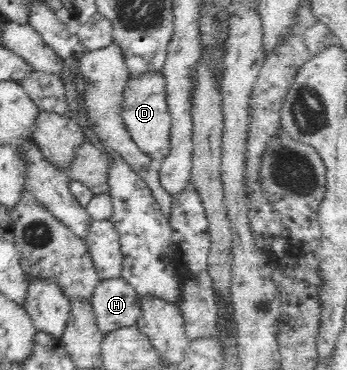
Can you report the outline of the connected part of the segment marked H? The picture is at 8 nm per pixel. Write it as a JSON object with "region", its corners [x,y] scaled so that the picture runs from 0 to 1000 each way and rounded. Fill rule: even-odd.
{"region":[[[349,746],[294,754],[259,814],[277,849],[277,873],[300,903],[395,878],[409,854],[406,805]]]}

